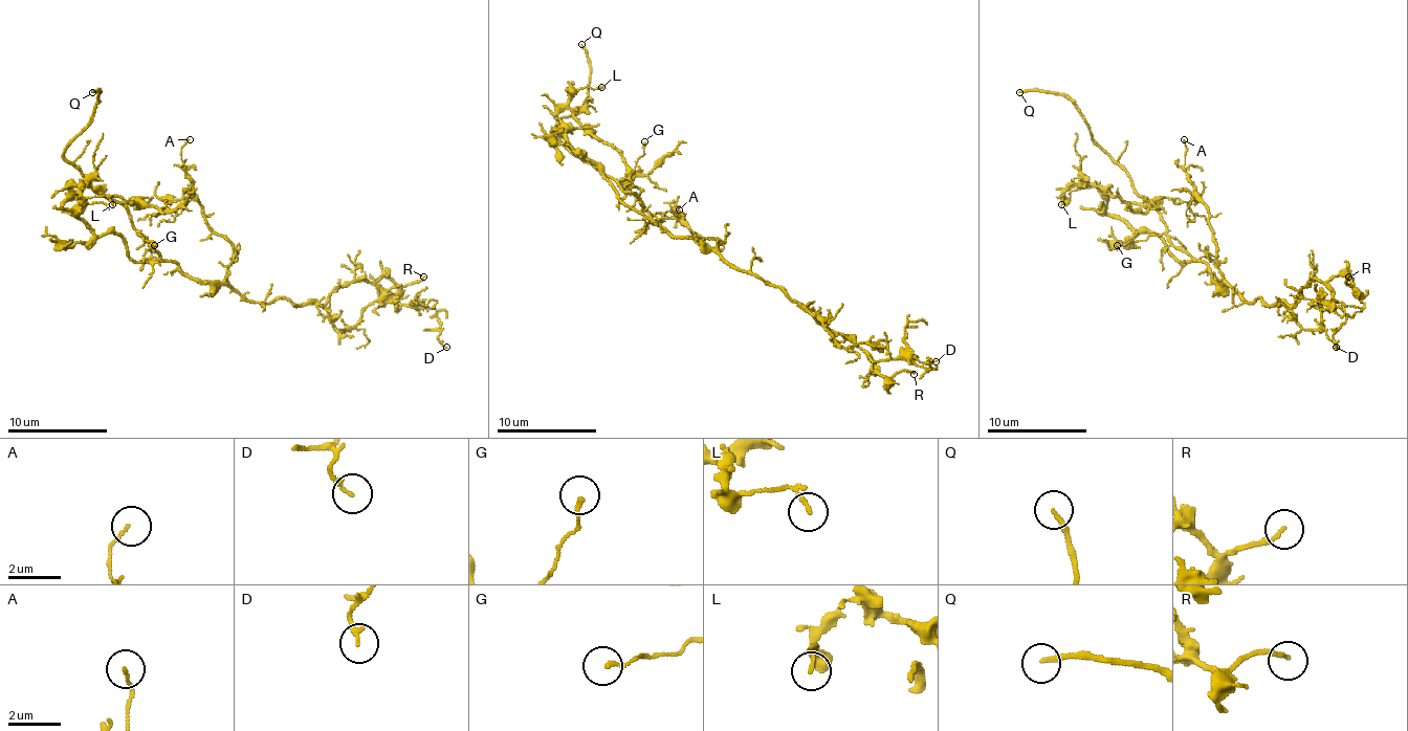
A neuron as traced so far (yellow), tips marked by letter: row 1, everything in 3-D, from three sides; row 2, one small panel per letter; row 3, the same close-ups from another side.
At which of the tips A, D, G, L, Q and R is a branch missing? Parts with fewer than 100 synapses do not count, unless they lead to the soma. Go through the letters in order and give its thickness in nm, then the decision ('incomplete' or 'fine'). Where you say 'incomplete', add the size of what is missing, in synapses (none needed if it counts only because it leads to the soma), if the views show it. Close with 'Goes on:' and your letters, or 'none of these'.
A: calibre 100 nm; fine
D: calibre 130 nm; fine
G: calibre 150 nm; fine
L: calibre 130 nm; fine
Q: calibre 170 nm; incomplete
R: calibre 150 nm; fine
Goes on: Q

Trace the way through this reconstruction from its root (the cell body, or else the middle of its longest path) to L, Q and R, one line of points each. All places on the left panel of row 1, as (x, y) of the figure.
L: (199, 280), (167, 262), (145, 240), (127, 207), (137, 204), (80, 184), (85, 197), (105, 195), (112, 204)
Q: (199, 280), (167, 262), (129, 213), (102, 197), (65, 157), (92, 115), (100, 95), (92, 92)
R: (199, 280), (226, 282), (255, 302), (289, 297), (324, 305), (351, 282), (389, 277), (403, 287), (423, 277)

